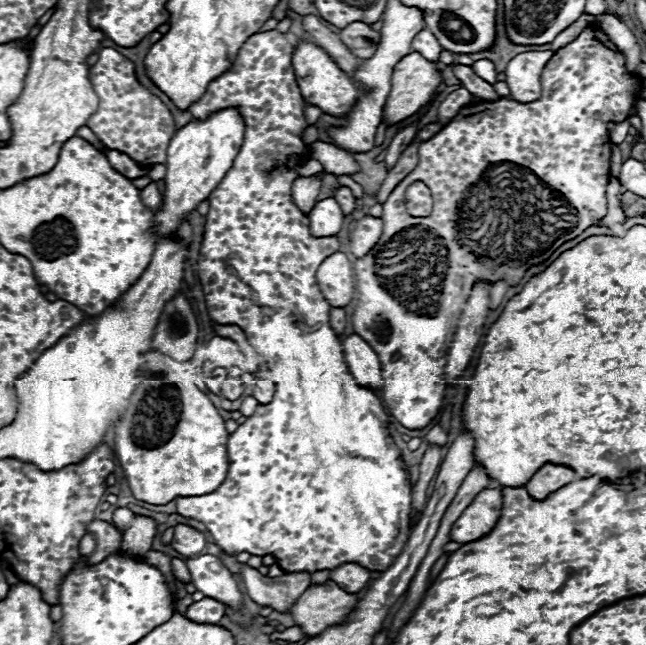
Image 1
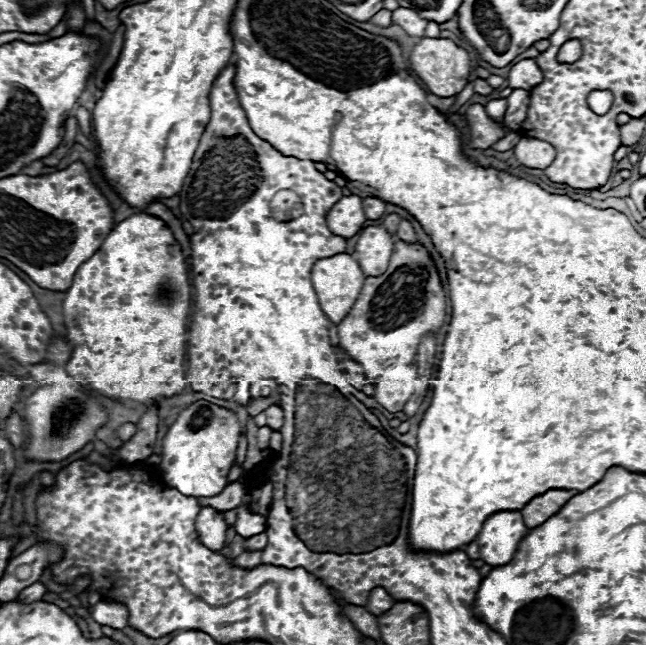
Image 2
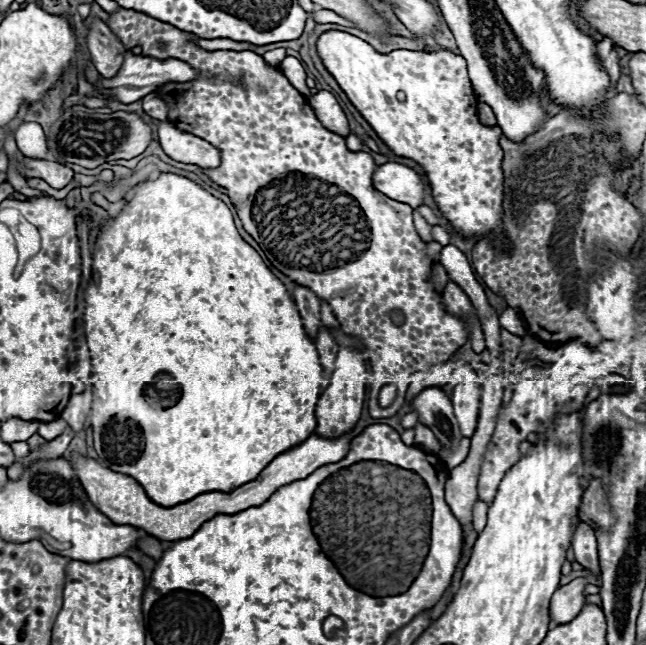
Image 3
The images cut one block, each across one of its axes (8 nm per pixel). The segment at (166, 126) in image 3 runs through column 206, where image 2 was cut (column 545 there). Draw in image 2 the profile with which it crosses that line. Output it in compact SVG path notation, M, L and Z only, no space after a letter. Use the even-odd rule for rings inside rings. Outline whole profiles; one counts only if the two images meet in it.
M522 138L514 146L514 154L516 154L516 160L522 166L544 170L544 168L548 168L554 162L556 150L548 142L544 142L544 140L538 140L538 138Z

